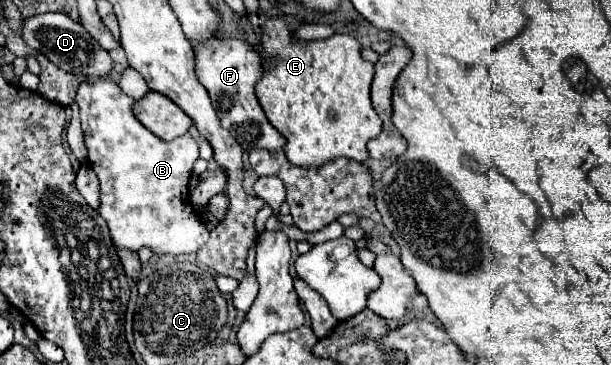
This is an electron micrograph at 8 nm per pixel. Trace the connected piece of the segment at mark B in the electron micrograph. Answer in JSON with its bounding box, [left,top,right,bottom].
[75,79,209,255]

